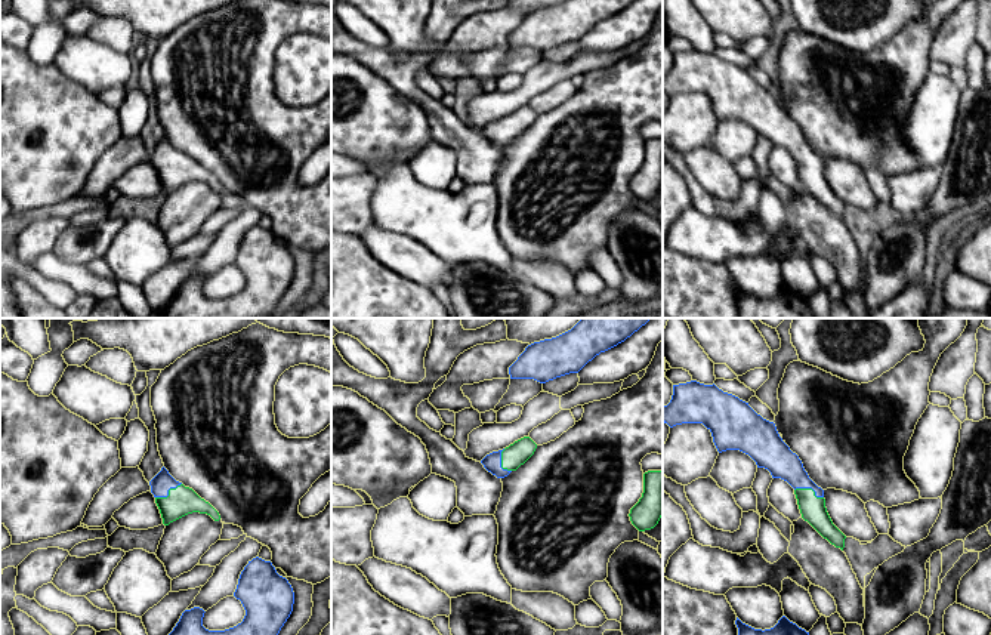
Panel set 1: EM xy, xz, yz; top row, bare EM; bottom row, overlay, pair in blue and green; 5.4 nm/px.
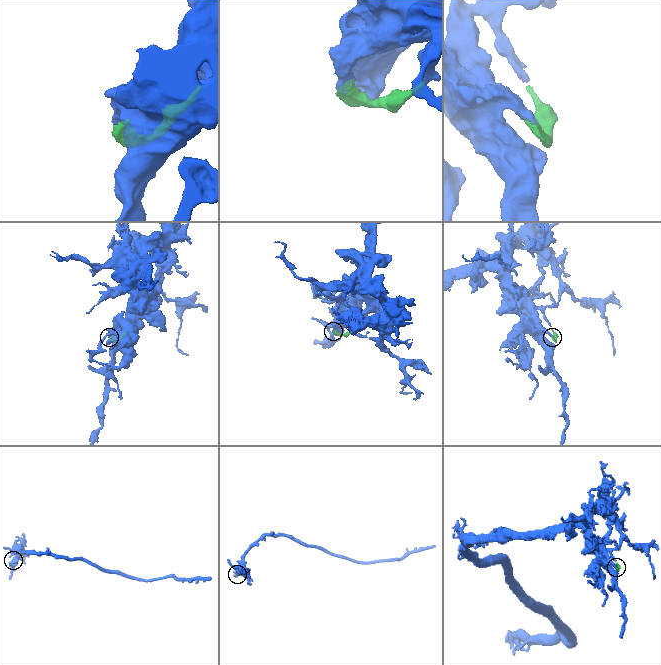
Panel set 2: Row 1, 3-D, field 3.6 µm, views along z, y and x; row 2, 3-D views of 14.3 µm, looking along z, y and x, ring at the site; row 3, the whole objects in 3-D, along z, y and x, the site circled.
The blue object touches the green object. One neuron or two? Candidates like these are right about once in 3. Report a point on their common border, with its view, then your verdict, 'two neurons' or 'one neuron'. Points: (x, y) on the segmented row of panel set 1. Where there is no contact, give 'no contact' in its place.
yz (809, 487) | one neuron

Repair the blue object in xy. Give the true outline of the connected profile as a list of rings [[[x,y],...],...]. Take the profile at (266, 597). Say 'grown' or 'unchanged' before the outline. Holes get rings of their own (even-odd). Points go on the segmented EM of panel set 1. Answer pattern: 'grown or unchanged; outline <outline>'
unchanged; outline [[[259,557],[248,561],[240,574],[234,597],[241,601],[246,616],[225,631],[203,626],[204,610],[185,610],[169,635],[278,635],[293,611],[294,592],[271,561]]]

